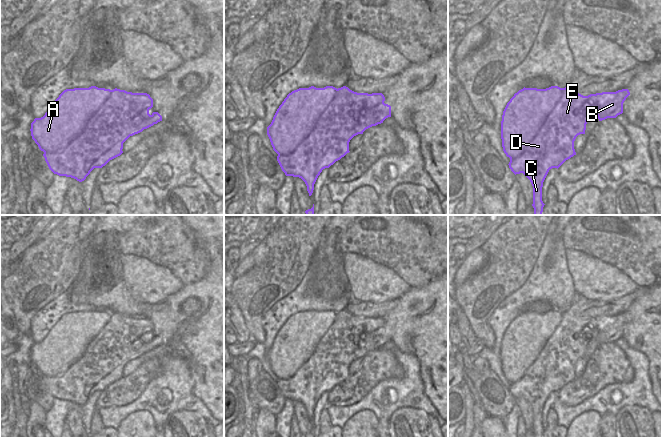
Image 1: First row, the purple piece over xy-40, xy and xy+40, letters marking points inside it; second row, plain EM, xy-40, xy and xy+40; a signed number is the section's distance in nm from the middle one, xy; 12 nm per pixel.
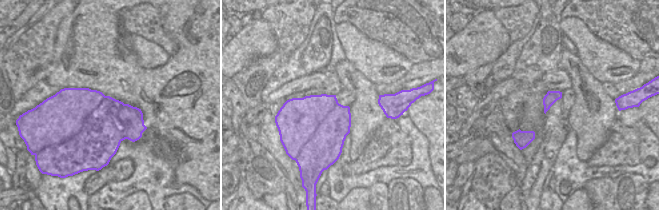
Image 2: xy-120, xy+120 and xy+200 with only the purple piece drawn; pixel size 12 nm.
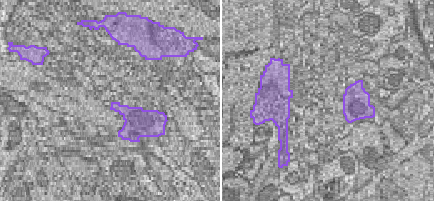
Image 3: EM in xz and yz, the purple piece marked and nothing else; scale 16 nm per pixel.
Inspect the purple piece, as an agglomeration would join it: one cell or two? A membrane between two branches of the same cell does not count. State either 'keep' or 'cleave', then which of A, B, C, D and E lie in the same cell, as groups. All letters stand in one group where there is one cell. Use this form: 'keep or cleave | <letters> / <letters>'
cleave | A / B C D E

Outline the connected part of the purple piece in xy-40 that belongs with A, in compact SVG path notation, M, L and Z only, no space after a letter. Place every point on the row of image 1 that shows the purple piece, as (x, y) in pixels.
M91 86L64 90L52 103L45 115L35 118L31 123L31 136L39 149L48 153L64 151L71 141L76 139L85 129L92 115L110 97L111 90Z

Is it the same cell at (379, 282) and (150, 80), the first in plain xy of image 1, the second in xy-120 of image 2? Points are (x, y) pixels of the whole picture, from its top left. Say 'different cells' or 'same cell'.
different cells

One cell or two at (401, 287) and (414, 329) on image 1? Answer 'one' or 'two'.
two

